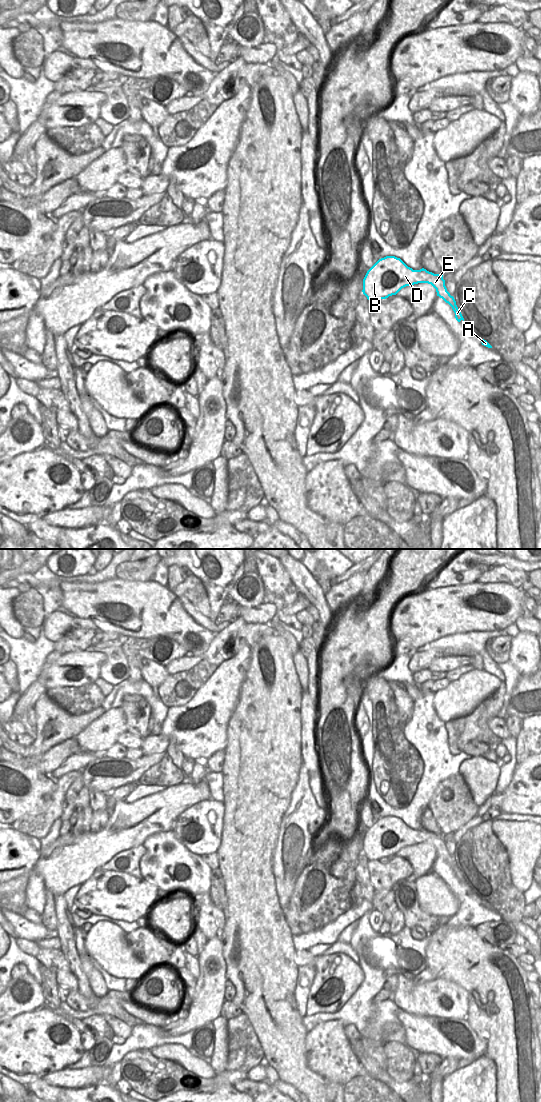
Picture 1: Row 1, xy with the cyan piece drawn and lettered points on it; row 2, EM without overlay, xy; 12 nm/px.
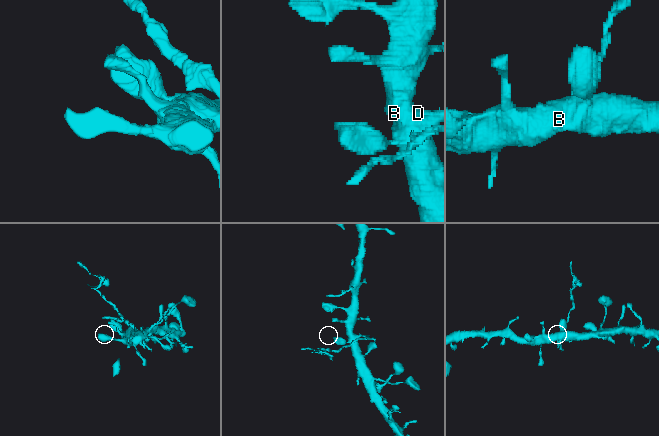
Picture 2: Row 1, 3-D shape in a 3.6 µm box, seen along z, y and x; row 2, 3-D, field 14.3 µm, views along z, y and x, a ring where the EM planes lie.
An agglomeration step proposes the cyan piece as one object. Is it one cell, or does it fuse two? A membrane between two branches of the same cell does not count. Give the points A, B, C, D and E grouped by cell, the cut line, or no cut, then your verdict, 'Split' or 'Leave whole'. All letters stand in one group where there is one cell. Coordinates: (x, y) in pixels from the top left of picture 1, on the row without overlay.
Groups: A C / B D E. Split along xy (450, 855), (443, 859). Split

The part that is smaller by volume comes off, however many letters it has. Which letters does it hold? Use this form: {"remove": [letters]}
{"remove": ["A", "C"]}

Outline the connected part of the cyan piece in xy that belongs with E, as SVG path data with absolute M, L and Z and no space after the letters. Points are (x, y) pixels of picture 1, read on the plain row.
M395 816L379 819L367 831L362 852L368 860L381 860L396 855L406 846L418 843L431 844L442 859L451 856L442 834L434 834L424 828L413 830Z

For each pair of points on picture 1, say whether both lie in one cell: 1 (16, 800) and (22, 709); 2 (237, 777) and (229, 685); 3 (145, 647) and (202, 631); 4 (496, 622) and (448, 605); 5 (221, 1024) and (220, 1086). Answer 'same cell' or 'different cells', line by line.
1: different cells
2: different cells
3: different cells
4: same cell
5: same cell

